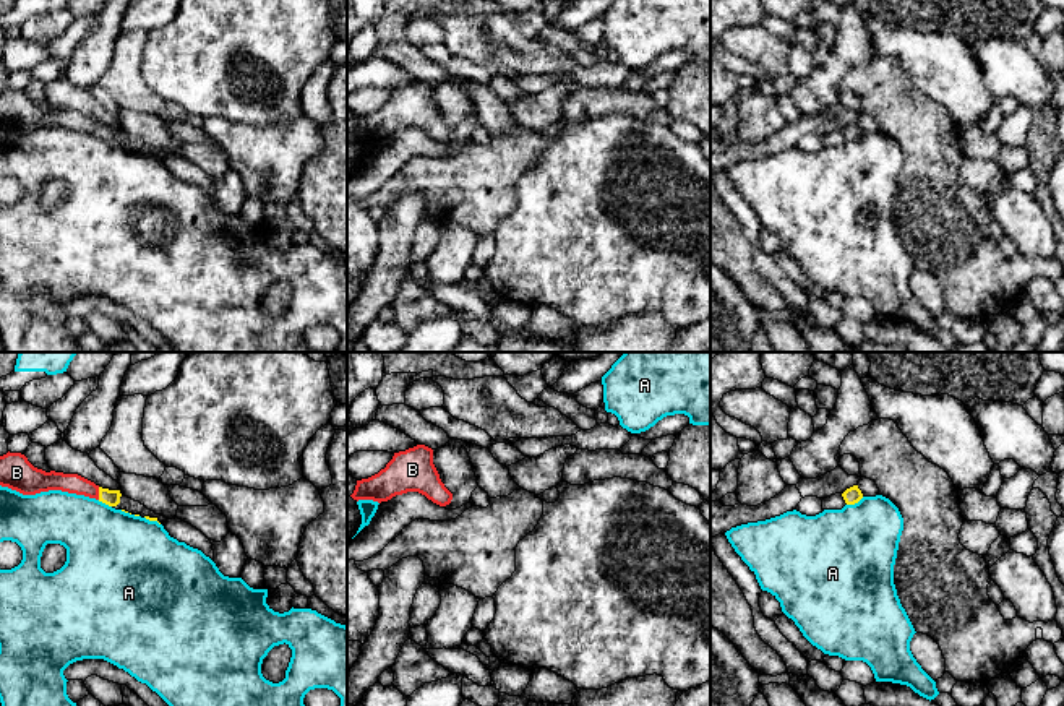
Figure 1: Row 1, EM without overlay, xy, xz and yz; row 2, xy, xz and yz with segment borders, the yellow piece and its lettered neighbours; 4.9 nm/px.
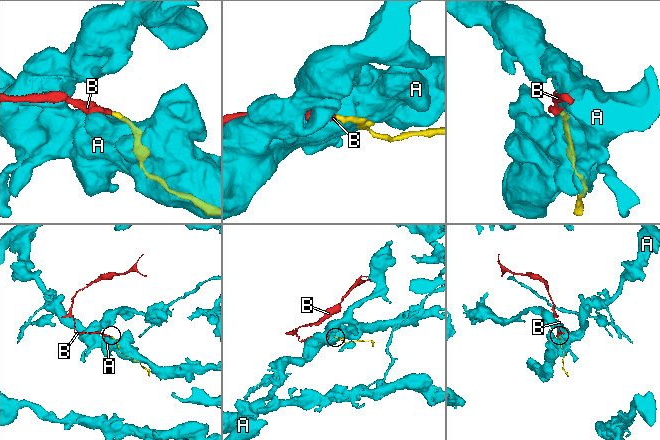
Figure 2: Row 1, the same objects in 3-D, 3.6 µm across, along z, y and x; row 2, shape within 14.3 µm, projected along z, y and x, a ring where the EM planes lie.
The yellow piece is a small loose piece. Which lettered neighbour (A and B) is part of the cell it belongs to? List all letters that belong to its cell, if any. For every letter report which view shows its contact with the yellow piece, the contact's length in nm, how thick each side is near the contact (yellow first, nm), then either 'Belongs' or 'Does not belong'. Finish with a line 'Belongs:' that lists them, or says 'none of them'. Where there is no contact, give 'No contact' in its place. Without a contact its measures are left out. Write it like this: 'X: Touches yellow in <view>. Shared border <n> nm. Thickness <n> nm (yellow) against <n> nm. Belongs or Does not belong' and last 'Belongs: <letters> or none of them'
A: Touches yellow in yz. Shared border 100 nm. Thickness 90 nm (yellow) against 440 nm. Does not belong
B: Touches yellow in xy. Shared border 60 nm. Thickness 80 nm (yellow) against 100 nm. Belongs
Belongs: B

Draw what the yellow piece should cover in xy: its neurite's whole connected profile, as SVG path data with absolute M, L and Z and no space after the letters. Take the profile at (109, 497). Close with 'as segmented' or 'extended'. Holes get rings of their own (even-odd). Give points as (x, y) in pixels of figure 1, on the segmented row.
M10 451L0 456L0 485L23 495L62 490L96 498L109 506L117 506L122 497L120 490L102 489L78 474L63 474L55 471L45 472L37 469L24 454Z; extended

